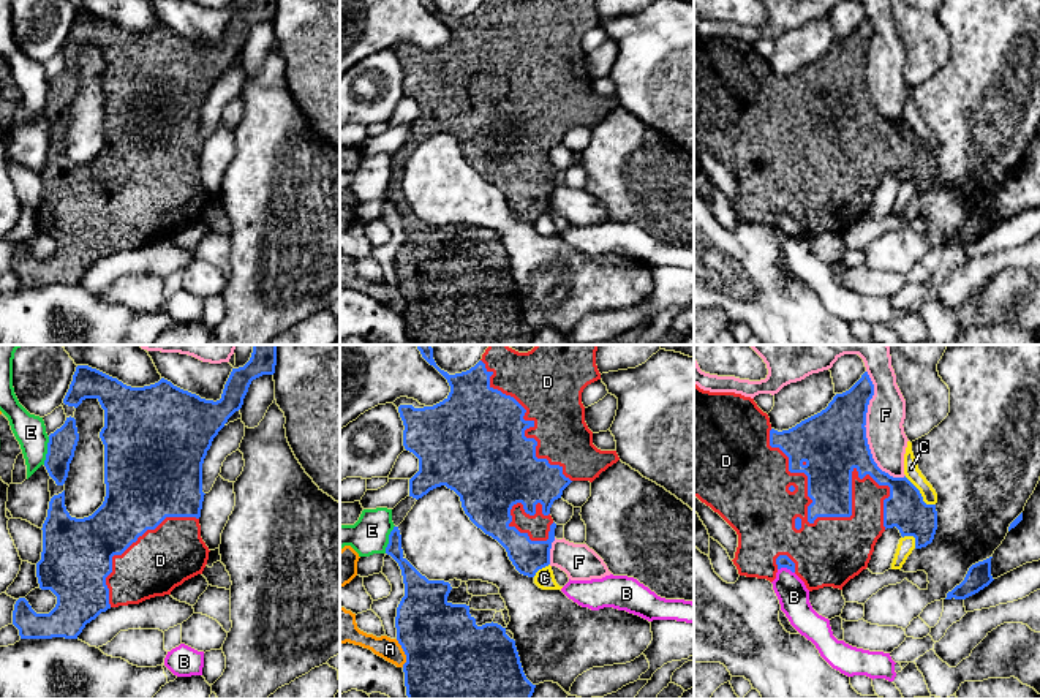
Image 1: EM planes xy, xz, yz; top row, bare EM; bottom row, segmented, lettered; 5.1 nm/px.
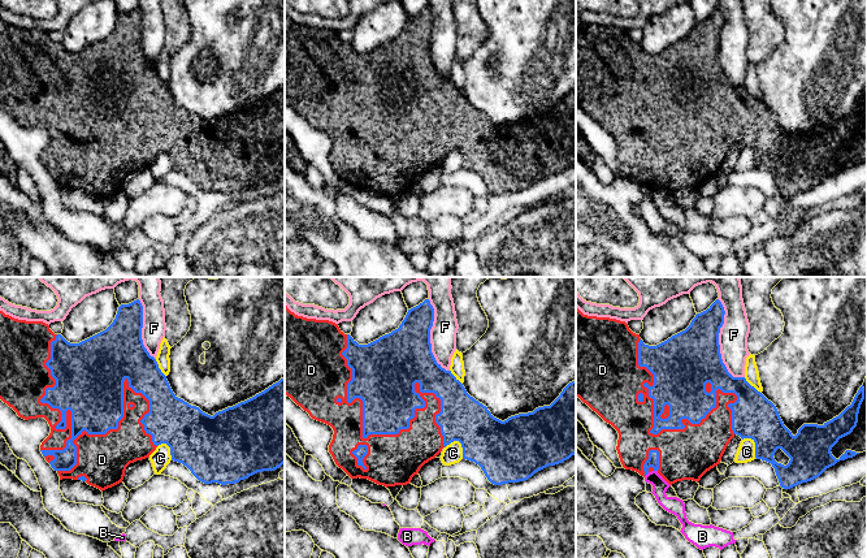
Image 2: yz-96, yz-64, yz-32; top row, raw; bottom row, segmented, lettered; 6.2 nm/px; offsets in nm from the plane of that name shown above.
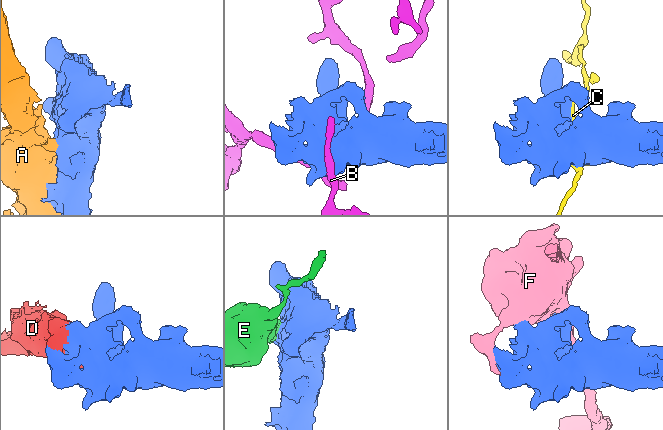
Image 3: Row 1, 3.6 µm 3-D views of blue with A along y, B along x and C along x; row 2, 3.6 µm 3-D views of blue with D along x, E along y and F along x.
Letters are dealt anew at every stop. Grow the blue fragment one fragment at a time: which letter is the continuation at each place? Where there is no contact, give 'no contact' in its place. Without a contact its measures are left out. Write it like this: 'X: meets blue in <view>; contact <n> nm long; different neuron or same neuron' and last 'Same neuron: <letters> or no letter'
A: meets blue in xz; contact 150 nm long; different neuron
B: meets blue in yz; contact 90 nm long; different neuron
C: meets blue in yz; contact 220 nm long; different neuron
D: meets blue in yz; contact 800 nm long; same neuron
E: meets blue in xy; contact 150 nm long; different neuron
F: meets blue in yz; contact 600 nm long; different neuron
Same neuron: D

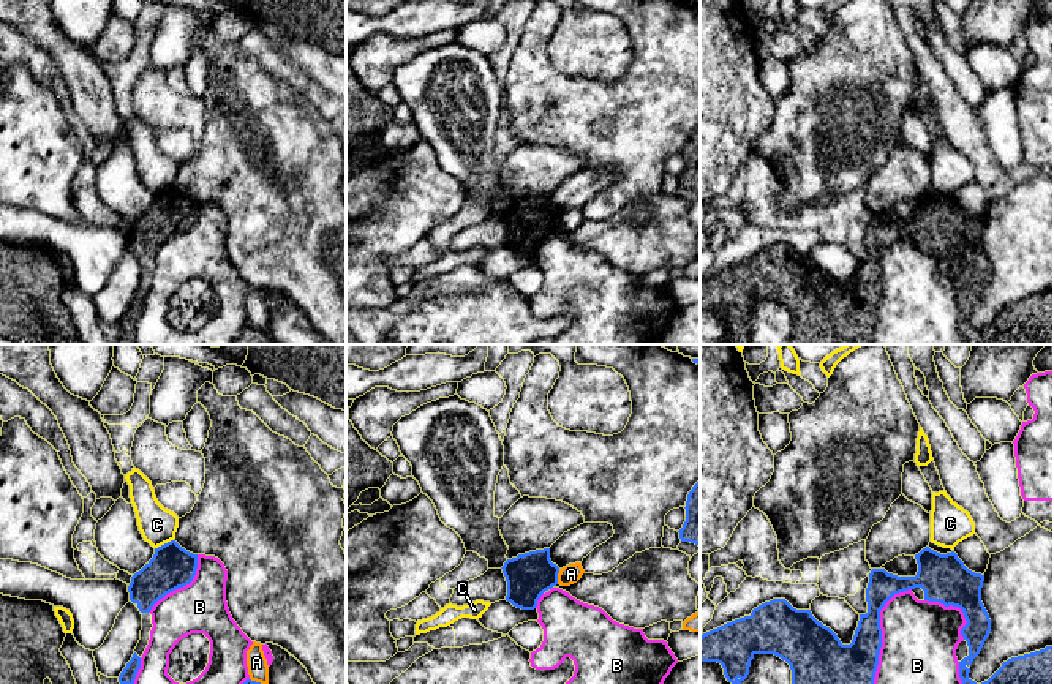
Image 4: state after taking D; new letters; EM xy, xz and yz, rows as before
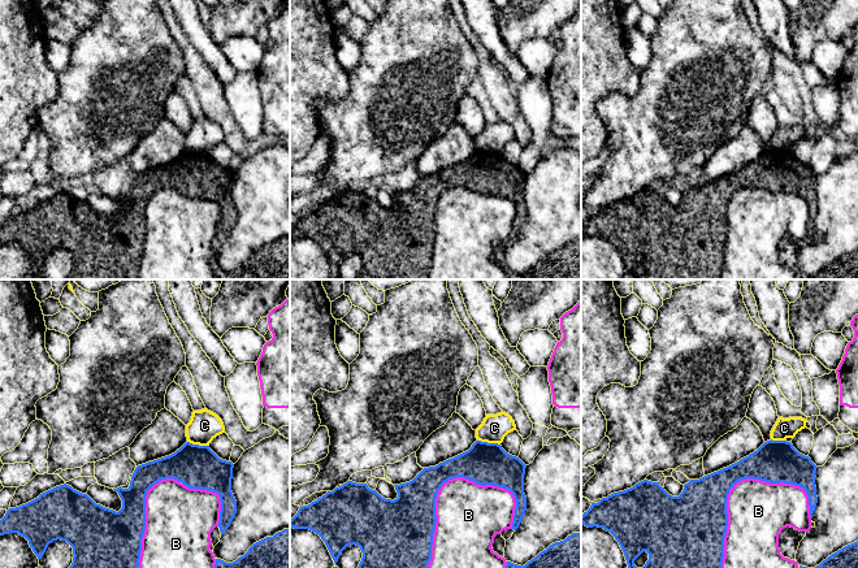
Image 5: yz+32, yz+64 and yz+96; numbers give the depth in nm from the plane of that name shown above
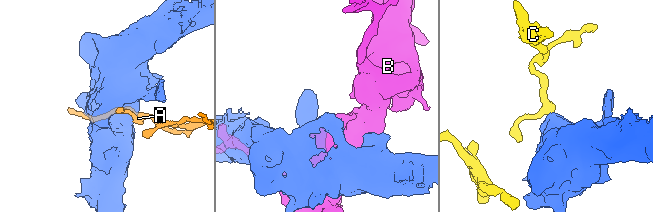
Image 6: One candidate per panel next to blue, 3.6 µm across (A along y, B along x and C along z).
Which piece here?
A: meets blue in xz; contact 80 nm long; different neuron
B: meets blue in yz; contact 600 nm long; different neuron
C: meets blue in xy; contact 110 nm long; different neuron
Same neuron: no letter

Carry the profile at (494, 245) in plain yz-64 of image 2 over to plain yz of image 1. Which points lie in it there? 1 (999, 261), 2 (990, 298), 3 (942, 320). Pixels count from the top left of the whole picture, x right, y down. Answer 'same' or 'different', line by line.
1: different
2: same
3: same

